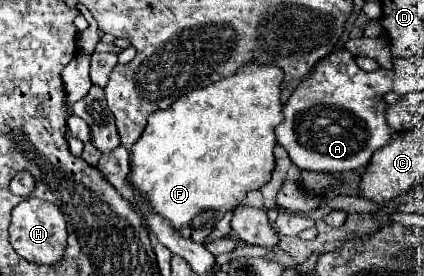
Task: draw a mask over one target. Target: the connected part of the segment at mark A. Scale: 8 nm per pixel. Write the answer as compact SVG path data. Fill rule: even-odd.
M349 50L325 56L289 96L287 110L283 108L287 118L275 128L277 142L301 170L345 172L367 166L373 152L389 144L395 134L385 120L387 104L383 100L383 94L393 90L393 78L390 69L361 70Z

